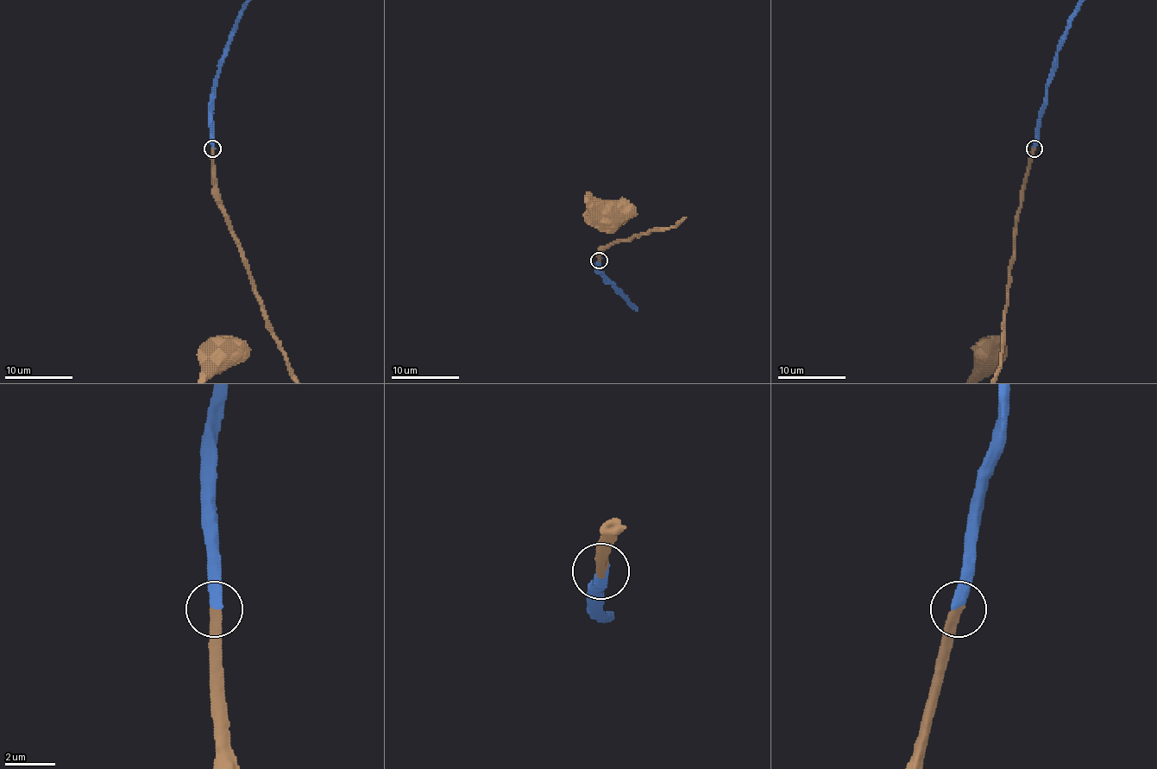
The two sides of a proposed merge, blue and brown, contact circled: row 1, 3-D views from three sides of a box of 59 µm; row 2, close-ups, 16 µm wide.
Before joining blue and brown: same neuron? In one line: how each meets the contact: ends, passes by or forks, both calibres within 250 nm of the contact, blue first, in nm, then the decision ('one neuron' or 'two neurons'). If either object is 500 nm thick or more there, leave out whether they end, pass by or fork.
blue ends there; brown ends there; 480 nm thick on the blue side, 420 nm on the other; one neuron

